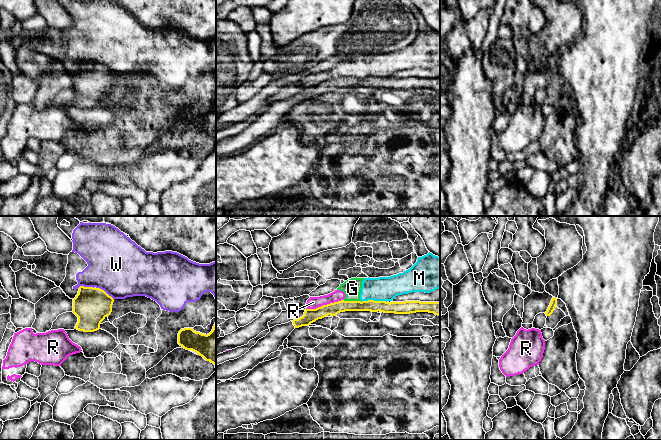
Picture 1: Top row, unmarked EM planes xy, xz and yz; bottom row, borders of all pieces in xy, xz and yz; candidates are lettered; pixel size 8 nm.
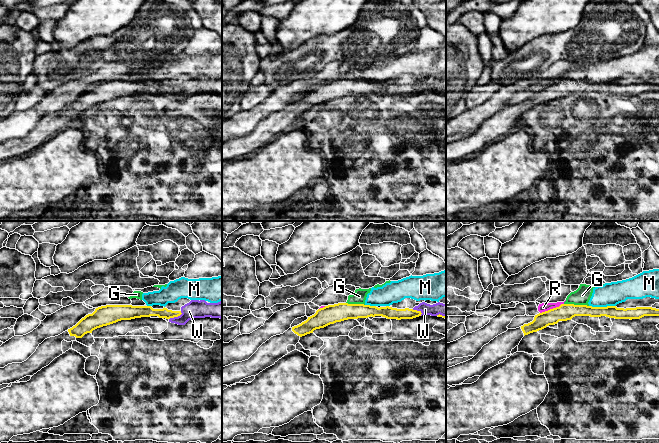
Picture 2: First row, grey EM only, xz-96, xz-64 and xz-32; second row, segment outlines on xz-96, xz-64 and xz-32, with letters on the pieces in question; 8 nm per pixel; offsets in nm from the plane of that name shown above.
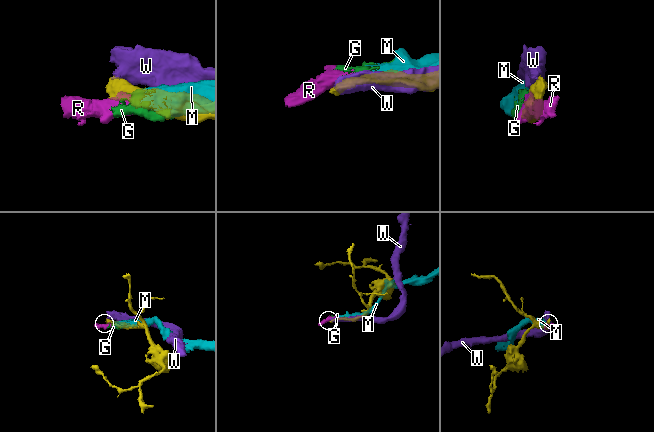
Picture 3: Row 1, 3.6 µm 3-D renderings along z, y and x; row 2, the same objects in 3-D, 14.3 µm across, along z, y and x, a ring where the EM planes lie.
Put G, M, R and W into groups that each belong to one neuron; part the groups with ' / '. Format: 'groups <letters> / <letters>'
groups G M R / W

